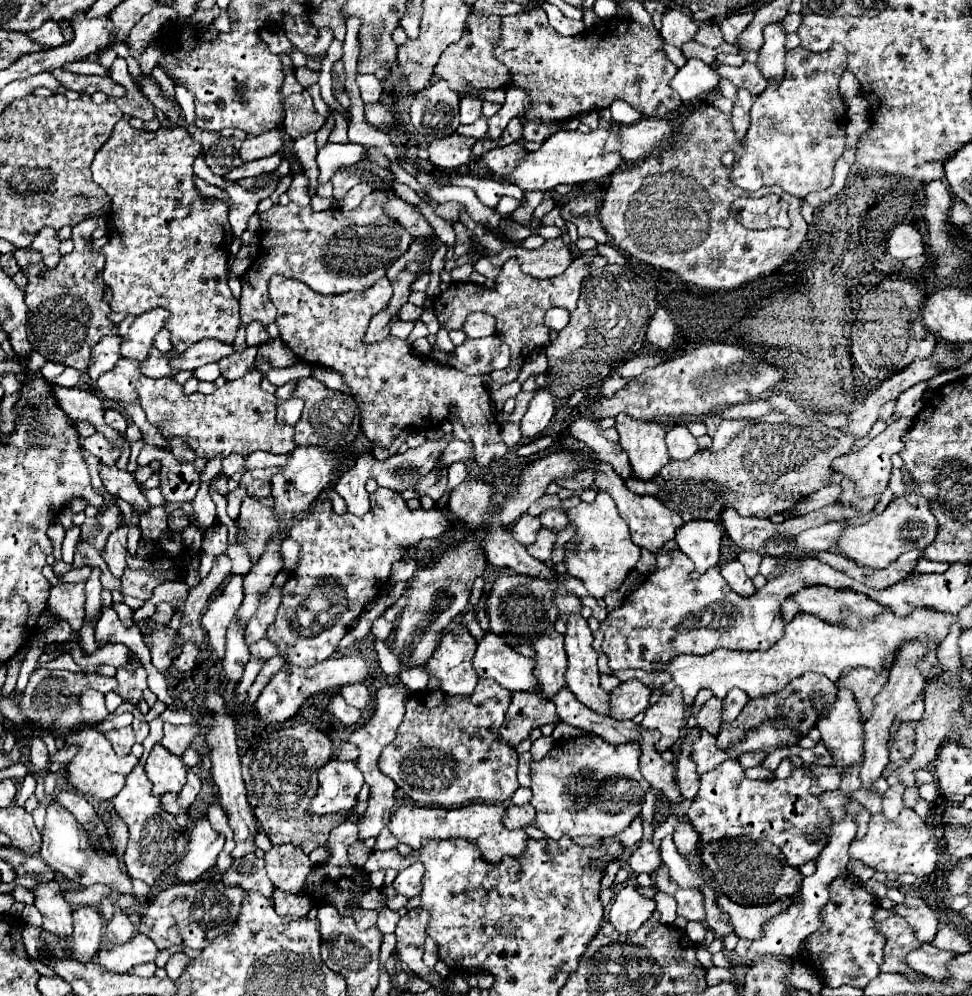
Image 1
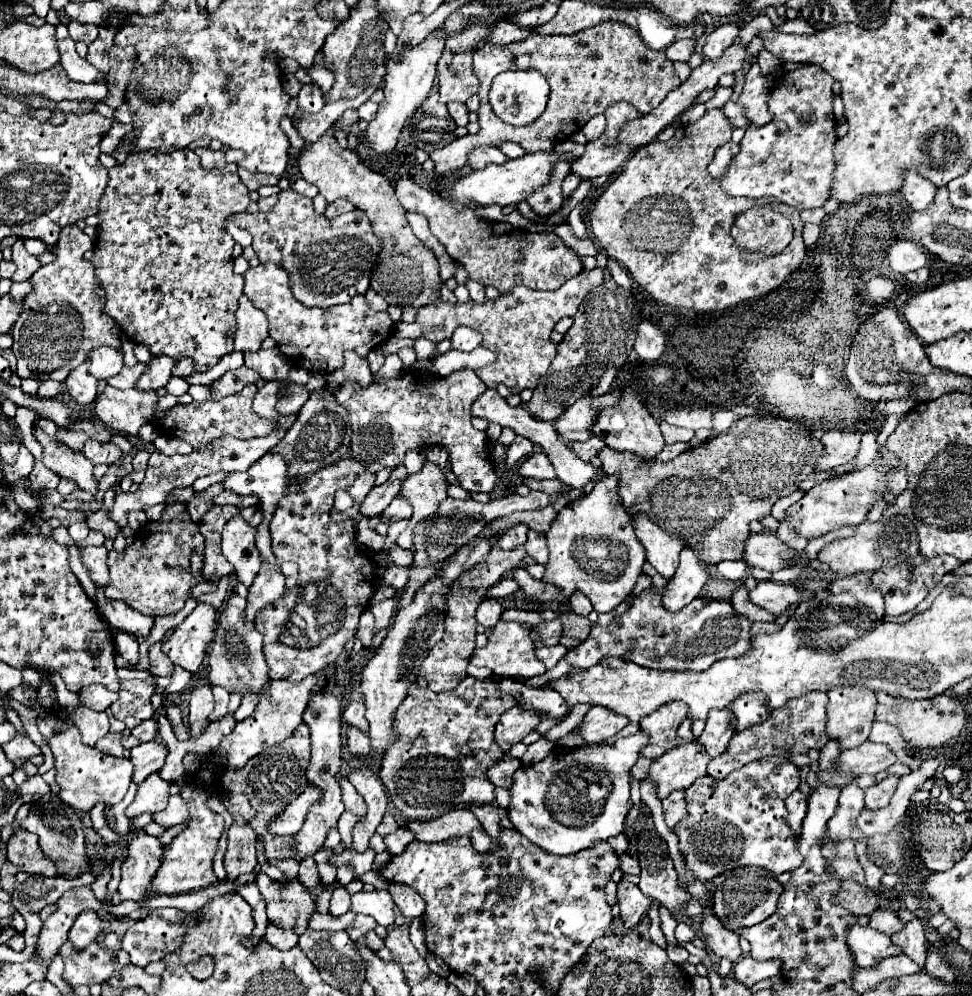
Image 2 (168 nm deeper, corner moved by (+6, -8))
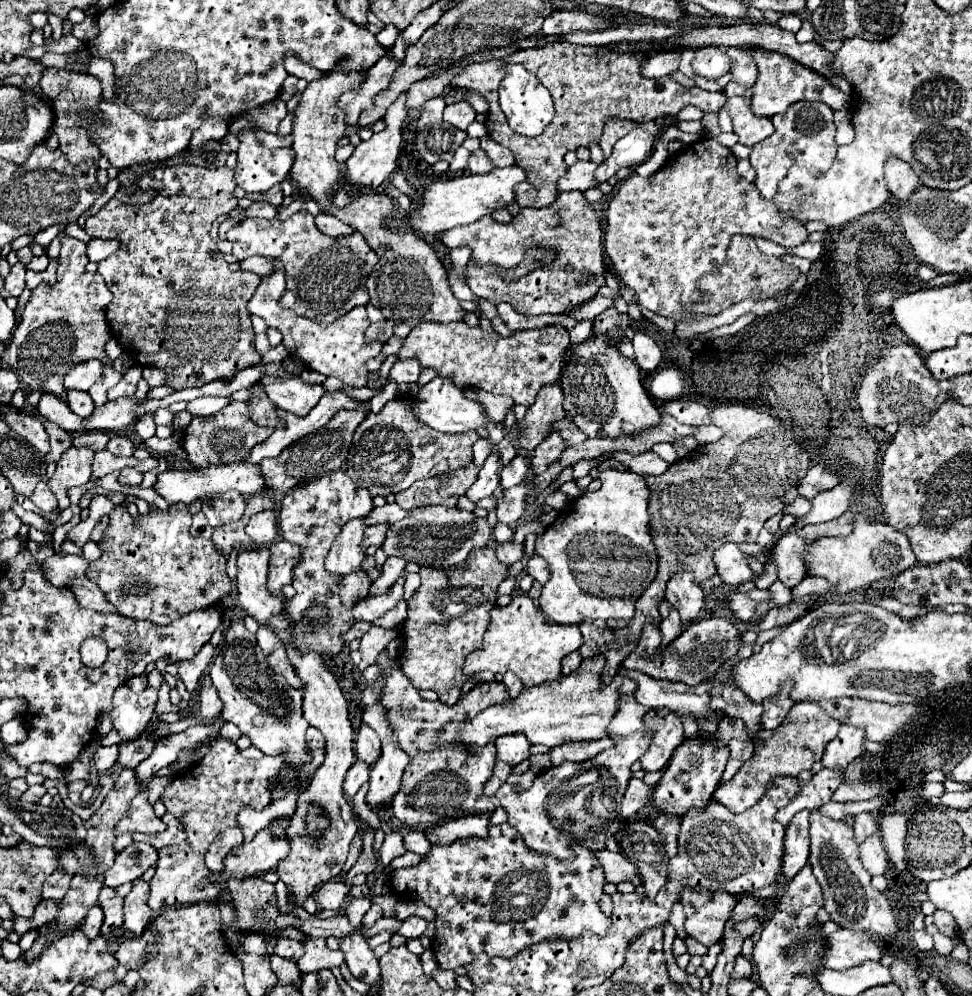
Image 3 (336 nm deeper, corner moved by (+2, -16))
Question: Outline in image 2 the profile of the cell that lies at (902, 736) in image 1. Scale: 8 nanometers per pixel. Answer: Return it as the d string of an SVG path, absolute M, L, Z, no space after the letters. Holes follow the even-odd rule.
M865 742L857 748L845 750L839 758L841 772L855 772L855 774L877 774L885 772L891 764L895 764L895 754L885 744Z

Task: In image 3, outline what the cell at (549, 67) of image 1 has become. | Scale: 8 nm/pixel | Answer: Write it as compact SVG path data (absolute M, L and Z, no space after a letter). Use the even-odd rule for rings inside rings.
M547 44L545 48L529 48L519 50L503 60L491 60L483 64L469 64L465 66L455 78L451 80L451 86L457 88L471 88L477 90L481 96L489 102L489 114L487 114L487 132L489 138L497 144L509 148L519 158L519 168L527 172L529 180L535 180L535 184L519 184L519 190L515 190L515 202L521 208L543 208L557 200L557 180L566 174L567 166L563 162L563 156L569 150L577 150L579 146L589 148L591 144L599 144L599 138L603 134L603 124L611 118L627 118L637 124L647 120L657 120L661 116L675 116L683 106L693 104L701 108L703 112L719 112L727 100L723 92L707 92L697 86L685 88L671 78L643 78L639 68L647 60L645 54L621 54L621 52L595 52L593 46L575 46L575 44ZM509 62L521 62L529 72L537 76L537 80L549 88L551 96L555 98L555 120L543 130L537 138L527 138L515 134L505 114L499 108L497 102L497 86L501 78L505 76L505 70L501 70L501 64Z

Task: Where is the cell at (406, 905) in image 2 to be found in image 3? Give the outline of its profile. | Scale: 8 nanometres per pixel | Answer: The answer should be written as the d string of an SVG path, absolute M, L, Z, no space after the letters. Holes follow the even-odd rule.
M411 916L411 918L407 918L407 920L401 924L399 934L411 940L411 938L419 938L419 936L425 932L425 928L427 928L427 922L425 922L423 918Z

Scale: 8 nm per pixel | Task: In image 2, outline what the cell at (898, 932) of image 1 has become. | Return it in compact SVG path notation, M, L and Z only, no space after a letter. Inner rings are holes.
M855 924L847 936L849 948L857 960L857 966L871 968L879 960L901 954L903 950L891 942L891 938L879 930L873 930L869 926Z

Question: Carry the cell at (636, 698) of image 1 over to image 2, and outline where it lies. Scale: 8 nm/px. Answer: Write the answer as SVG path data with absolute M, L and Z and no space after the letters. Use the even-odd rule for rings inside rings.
M591 708L585 714L585 720L579 724L579 732L587 742L605 742L613 738L627 724L627 716L619 716L607 708Z

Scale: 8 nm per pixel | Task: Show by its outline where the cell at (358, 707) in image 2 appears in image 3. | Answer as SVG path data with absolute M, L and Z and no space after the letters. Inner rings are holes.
M363 724L359 730L359 738L355 742L357 760L365 762L367 766L375 764L375 760L379 758L379 748L381 748L381 742L379 742L377 734L367 724Z

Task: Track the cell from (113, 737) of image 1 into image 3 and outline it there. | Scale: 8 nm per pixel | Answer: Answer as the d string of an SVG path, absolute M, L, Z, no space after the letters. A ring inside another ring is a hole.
M101 746L101 748L97 748L95 758L93 758L95 760L95 768L99 772L105 772L107 768L111 768L117 762L117 754L119 754L117 746Z

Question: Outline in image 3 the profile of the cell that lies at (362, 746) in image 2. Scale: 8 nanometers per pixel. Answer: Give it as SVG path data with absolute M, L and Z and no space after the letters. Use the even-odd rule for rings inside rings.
M355 762L353 768L347 772L345 782L343 782L343 792L349 796L349 800L357 794L357 790L361 788L363 782L369 780L369 766L365 766L365 762Z

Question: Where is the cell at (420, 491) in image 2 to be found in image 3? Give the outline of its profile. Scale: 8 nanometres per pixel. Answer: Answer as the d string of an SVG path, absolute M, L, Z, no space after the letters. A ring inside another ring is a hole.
M385 504L383 508L373 508L367 516L367 526L375 526L375 524L391 524L397 520L403 520L409 512L399 508L397 504Z

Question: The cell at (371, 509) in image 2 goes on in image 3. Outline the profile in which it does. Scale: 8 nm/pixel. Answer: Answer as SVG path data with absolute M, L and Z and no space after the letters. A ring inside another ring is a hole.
M355 518L343 526L341 534L335 538L335 544L331 546L331 552L327 554L325 560L327 572L335 576L343 576L361 568L361 562L365 558L361 554L361 542L365 530L363 522L365 522L363 518Z

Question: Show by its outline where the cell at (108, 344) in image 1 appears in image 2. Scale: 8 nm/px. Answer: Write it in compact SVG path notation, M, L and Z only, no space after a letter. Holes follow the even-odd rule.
M83 362L79 368L71 372L65 380L67 392L79 402L79 404L91 404L97 396L97 380L87 372L87 362Z

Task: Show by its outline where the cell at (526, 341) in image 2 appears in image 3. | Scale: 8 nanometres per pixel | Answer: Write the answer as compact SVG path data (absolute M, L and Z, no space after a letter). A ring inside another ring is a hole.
M421 322L417 324L409 336L403 340L399 358L417 358L421 368L437 370L437 376L451 376L457 388L479 388L491 394L507 394L515 400L515 404L531 406L539 390L547 384L559 380L559 370L563 362L563 352L569 346L569 332L563 326L547 326L541 330L521 330L511 338L503 338L497 332L483 332L479 326L471 328L465 322L453 324L437 324L437 322Z

